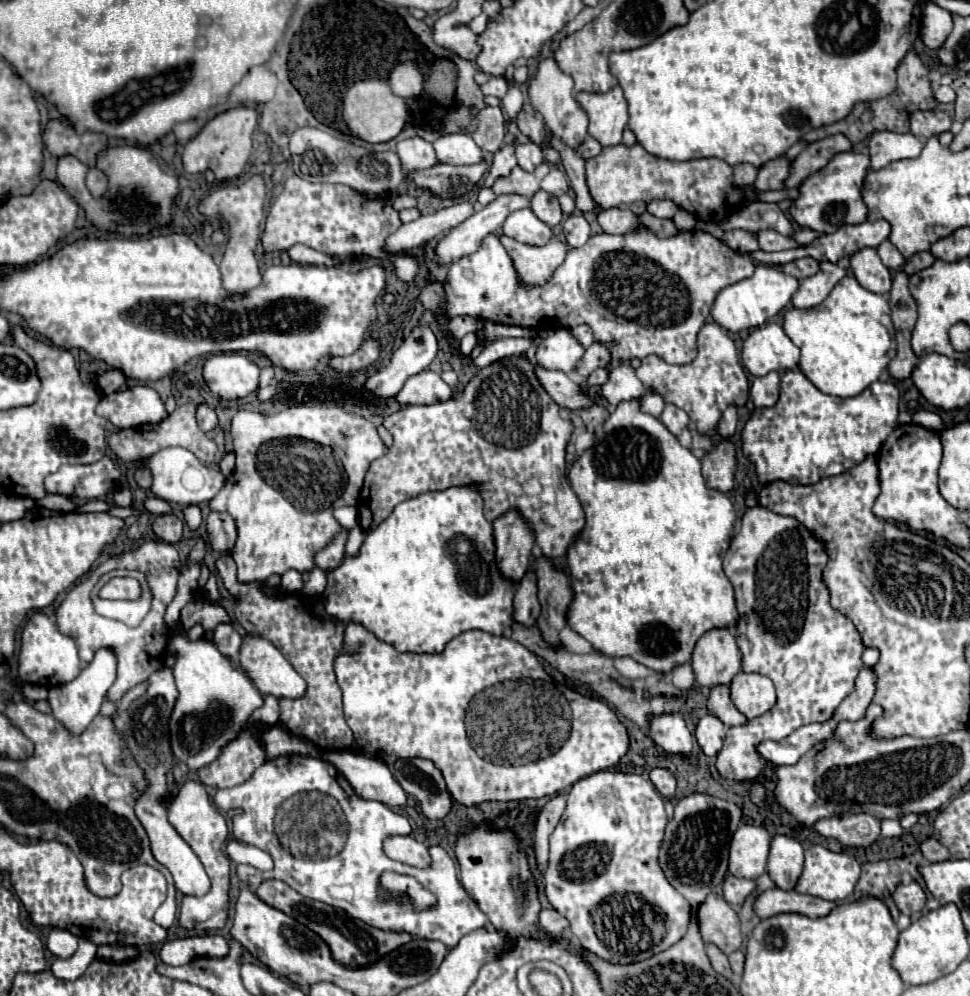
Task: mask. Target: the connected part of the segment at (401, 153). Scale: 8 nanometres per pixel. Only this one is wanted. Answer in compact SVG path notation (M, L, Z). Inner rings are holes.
M419 136L401 140L397 144L397 156L401 158L403 170L407 170L407 172L409 170L425 170L425 168L431 168L437 164L431 142L423 140Z

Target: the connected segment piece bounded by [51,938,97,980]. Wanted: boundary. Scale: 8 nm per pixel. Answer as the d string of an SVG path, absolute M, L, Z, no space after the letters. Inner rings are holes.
M81 938L79 940L79 950L71 956L71 958L57 958L51 966L53 974L57 978L63 978L63 980L77 980L85 968L91 964L91 960L95 958L95 952L97 952L97 946L91 942L91 940L85 940Z

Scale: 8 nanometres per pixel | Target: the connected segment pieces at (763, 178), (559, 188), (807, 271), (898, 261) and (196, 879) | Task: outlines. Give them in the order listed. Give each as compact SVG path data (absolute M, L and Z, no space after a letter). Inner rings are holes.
M779 156L775 160L765 162L759 168L759 174L757 174L757 180L755 180L755 188L757 190L777 190L777 188L783 188L783 182L789 176L791 164L793 164L793 160L789 160L787 156Z
M551 166L549 174L541 180L541 190L553 194L553 196L561 196L569 190L569 182L567 182L567 176L561 168L557 166Z
M805 256L805 258L799 258L799 260L793 260L789 264L783 264L781 266L785 274L797 278L797 280L805 280L809 276L813 276L817 270L819 270L819 262L813 260L811 256Z
M889 240L881 242L879 248L877 248L877 252L879 252L881 262L883 262L887 268L891 268L891 270L899 270L899 268L905 264L903 254L901 254Z
M161 668L149 676L147 682L127 690L117 702L117 712L113 716L115 732L123 738L123 746L131 752L135 764L143 770L147 780L145 790L135 800L135 814L149 834L151 850L157 862L161 862L175 878L175 886L181 894L203 896L211 888L211 880L203 870L203 864L191 850L191 846L177 834L177 830L167 820L167 774L173 770L175 756L171 752L169 740L169 712L177 700L177 688L169 668Z

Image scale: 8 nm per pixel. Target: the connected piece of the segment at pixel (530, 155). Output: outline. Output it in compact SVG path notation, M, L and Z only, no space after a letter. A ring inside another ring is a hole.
M531 142L531 144L515 144L517 148L517 162L523 170L533 172L541 162L543 162L543 150L539 144Z

